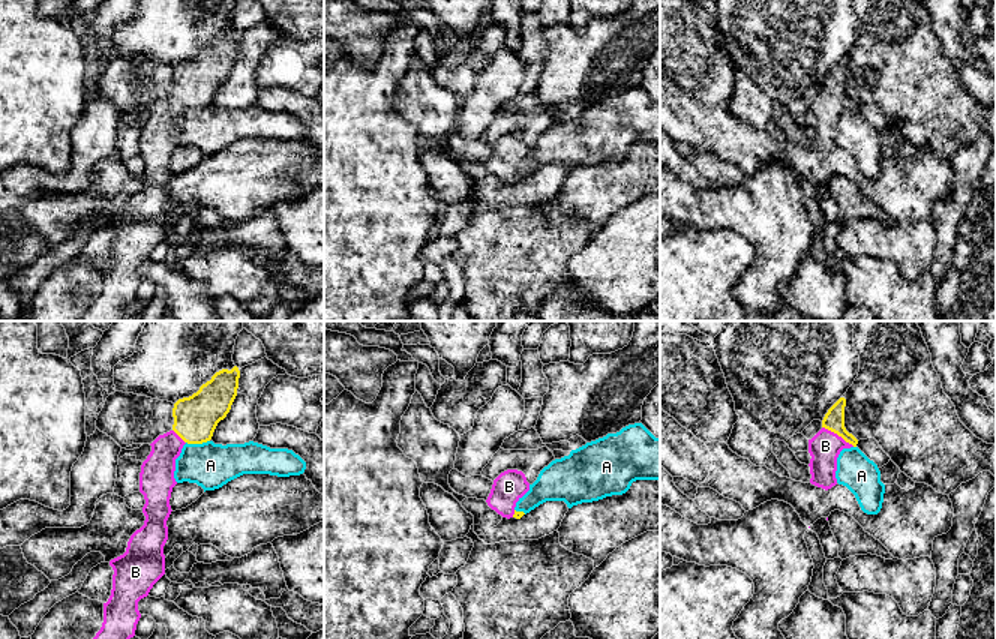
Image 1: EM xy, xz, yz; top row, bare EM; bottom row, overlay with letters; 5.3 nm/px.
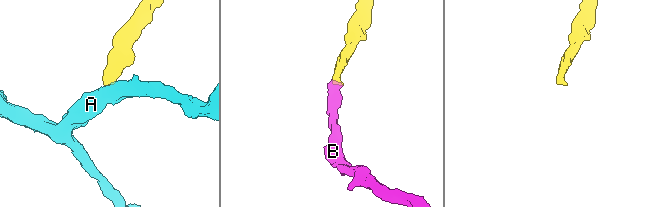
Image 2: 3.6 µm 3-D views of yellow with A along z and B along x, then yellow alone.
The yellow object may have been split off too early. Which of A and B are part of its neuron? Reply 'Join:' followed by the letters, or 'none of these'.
Join: B

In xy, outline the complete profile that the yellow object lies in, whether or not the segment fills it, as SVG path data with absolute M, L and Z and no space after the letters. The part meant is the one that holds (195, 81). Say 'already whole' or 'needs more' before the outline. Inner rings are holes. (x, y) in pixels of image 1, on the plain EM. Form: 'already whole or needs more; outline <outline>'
needs more; outline M237 30L222 33L196 57L178 63L172 72L172 93L150 108L152 116L140 136L140 156L146 164L144 189L130 200L126 216L110 225L114 238L111 260L104 267L104 286L78 321L123 321L124 308L135 300L141 282L138 266L165 238L164 210L168 204L166 184L172 176L170 162L177 148L176 123L186 106L212 104L237 60L238 42Z

